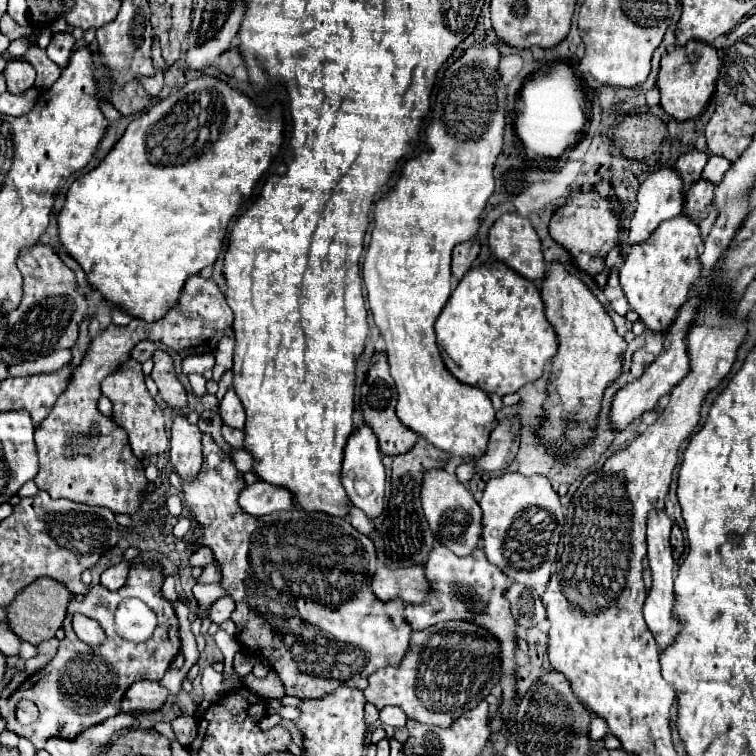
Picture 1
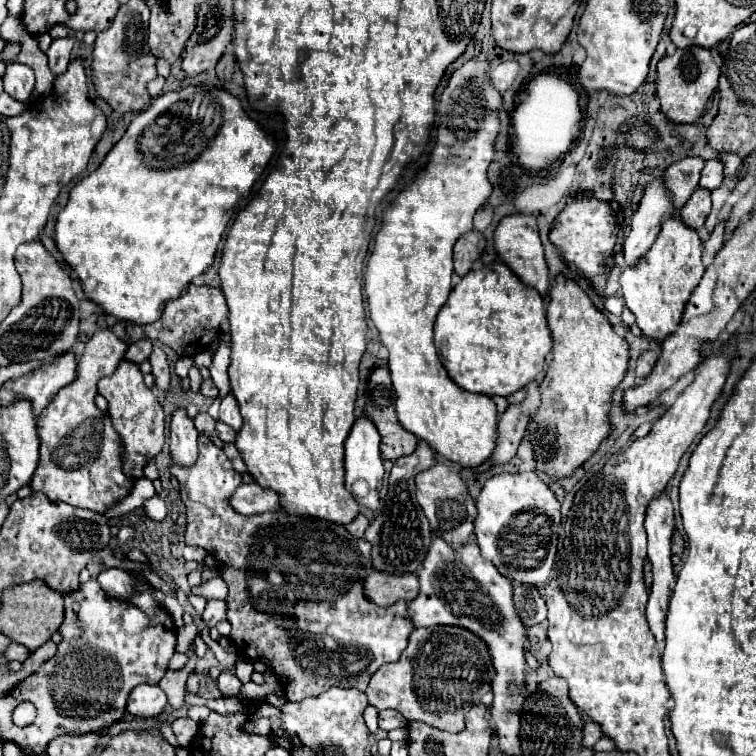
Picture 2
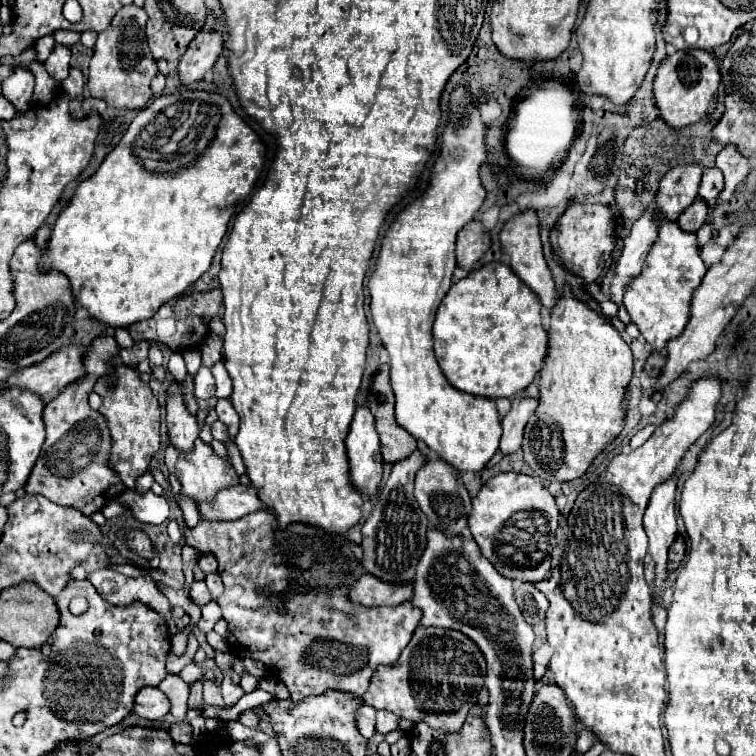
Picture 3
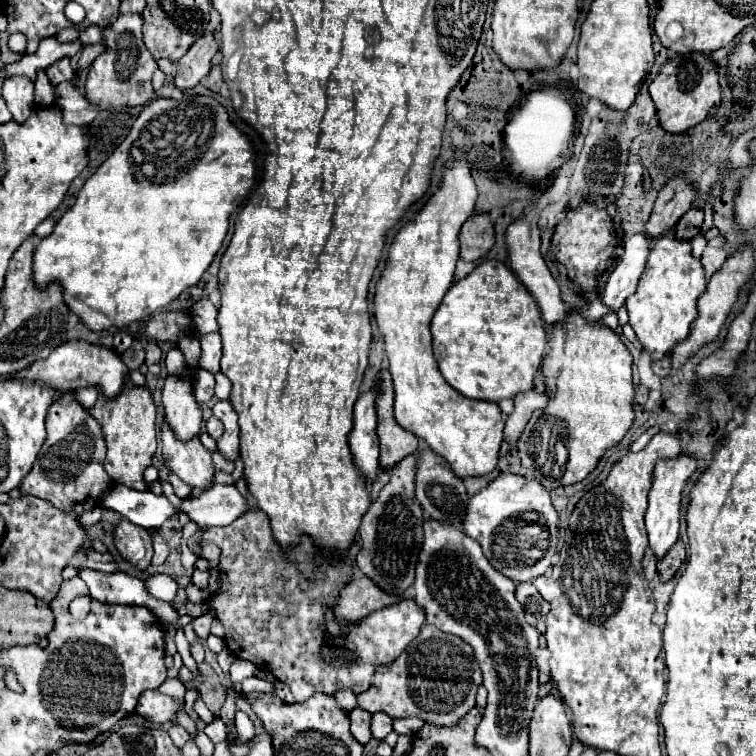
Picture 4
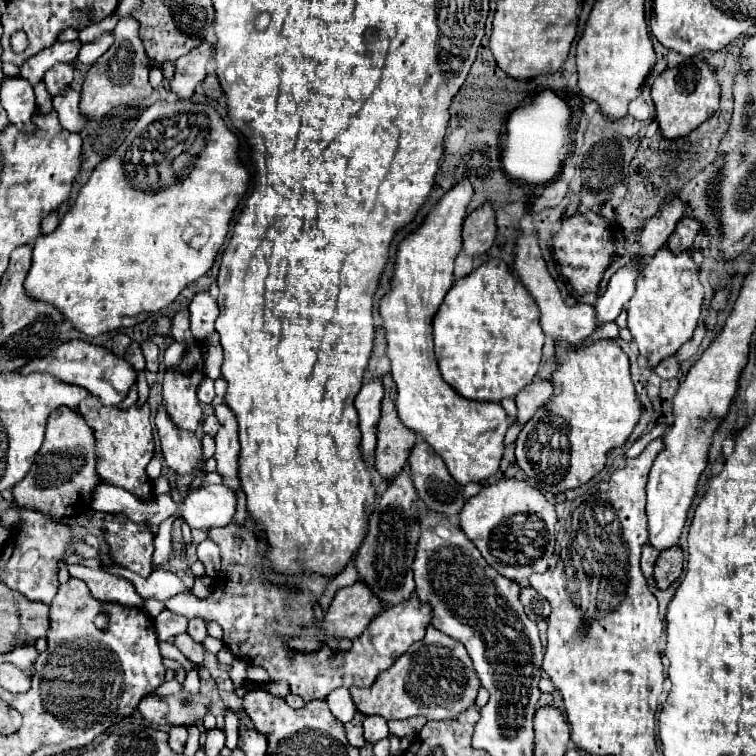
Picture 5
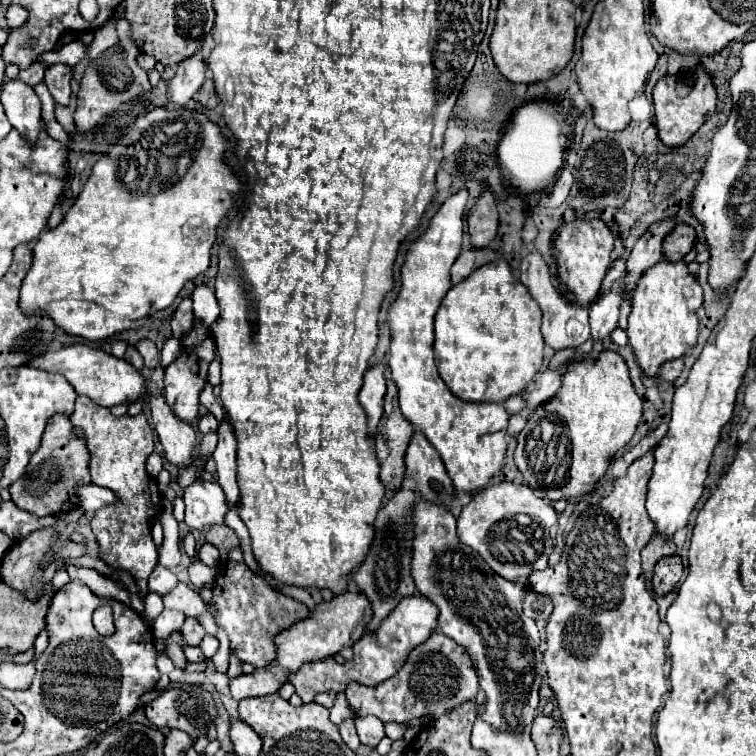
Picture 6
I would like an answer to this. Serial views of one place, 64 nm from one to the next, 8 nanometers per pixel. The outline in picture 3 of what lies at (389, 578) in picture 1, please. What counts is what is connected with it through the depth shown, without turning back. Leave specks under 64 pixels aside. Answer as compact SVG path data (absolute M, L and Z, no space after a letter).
M362 574L348 592L348 600L366 608L372 606L396 606L404 600L412 600L412 584L392 586L376 580L372 574Z

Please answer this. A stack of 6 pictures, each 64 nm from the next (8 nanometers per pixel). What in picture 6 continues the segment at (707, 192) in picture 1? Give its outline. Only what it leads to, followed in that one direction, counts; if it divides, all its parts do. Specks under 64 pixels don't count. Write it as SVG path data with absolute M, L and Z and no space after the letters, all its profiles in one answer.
M678 224L664 238L664 242L662 242L662 254L664 254L664 258L668 262L678 262L684 254L688 254L692 250L694 242L696 242L694 230L690 226L686 226L686 224Z

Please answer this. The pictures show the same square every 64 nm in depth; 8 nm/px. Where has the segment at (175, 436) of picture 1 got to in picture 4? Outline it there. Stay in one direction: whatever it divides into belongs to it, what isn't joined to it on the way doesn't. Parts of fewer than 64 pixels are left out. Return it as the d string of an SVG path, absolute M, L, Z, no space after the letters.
M186 368L182 374L170 374L162 388L166 422L178 440L198 436L202 426L202 410L194 398L194 376L196 368Z

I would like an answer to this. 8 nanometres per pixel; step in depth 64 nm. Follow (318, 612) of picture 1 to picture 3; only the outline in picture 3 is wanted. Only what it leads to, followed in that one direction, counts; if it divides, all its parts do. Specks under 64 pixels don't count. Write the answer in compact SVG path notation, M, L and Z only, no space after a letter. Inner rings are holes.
M200 438L196 440L192 452L180 452L168 442L166 452L164 452L164 462L166 462L166 468L172 474L176 474L178 480L182 482L182 494L194 496L196 500L212 500L212 496L216 496L220 488L238 484L238 474L234 472L234 468L226 464L222 458L218 458L214 450L210 448L210 444L204 444ZM264 510L224 524L208 524L200 520L196 528L186 528L184 534L186 544L196 550L212 552L218 560L224 594L218 596L216 602L228 622L230 652L236 658L262 662L288 686L294 702L324 690L362 696L368 690L376 666L394 664L420 624L422 612L414 608L412 602L402 602L392 608L352 608L352 604L344 600L348 588L352 588L352 584L364 574L360 564L360 556L364 556L362 546L352 544L348 538L334 538L324 530L306 524L290 524L286 530L280 530L276 516L266 514Z

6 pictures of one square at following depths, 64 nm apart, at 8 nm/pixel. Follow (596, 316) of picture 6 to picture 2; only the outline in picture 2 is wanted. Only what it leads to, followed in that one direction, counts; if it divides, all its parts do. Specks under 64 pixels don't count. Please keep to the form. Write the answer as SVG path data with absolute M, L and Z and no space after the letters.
M654 180L644 192L642 202L632 216L632 230L624 240L624 260L628 268L634 266L640 258L644 258L644 254L654 244L662 222L668 220L672 214L674 212L664 182Z

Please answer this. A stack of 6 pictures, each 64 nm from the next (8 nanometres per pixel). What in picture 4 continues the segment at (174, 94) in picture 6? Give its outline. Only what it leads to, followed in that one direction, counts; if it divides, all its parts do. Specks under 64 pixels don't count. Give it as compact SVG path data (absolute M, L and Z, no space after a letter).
M202 36L196 44L176 62L174 86L180 90L190 90L200 84L210 72L210 60L218 52L218 42L214 36Z

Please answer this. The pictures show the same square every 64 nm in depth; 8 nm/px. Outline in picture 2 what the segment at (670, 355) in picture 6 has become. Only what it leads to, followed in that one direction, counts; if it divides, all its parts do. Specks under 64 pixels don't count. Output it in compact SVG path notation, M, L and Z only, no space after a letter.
M668 218L662 230L636 268L628 268L620 276L622 296L628 310L636 316L636 324L644 336L654 342L662 342L676 332L690 292L698 286L702 274L702 240L696 230L688 228L680 218Z

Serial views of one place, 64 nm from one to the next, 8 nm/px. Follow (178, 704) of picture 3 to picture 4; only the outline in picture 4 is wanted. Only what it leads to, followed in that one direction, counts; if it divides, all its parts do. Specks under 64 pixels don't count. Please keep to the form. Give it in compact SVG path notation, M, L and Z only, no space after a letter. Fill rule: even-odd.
M167 678L158 690L172 696L172 698L178 698L178 700L182 700L184 694L186 694L186 686L178 678ZM182 710L180 712L180 716L176 716L176 722L180 724L180 726L184 726L188 732L190 732L190 736L192 736L192 740L196 738L196 734L198 734L198 728L196 728L196 722Z

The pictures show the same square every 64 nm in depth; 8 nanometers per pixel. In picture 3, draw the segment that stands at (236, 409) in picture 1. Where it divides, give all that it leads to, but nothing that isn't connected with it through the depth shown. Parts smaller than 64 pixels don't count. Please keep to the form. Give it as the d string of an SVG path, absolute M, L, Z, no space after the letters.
M218 400L214 410L218 414L218 420L228 426L228 440L234 440L238 426L240 426L240 418L238 418L236 410L232 408L232 402L230 400Z

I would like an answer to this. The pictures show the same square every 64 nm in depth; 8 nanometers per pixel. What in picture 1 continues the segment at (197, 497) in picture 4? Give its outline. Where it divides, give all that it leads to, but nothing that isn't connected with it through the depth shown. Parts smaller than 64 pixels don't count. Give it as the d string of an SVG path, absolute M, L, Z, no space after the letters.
M254 482L252 486L246 486L238 496L238 504L244 512L252 516L264 516L294 508L292 494L288 490L264 482Z

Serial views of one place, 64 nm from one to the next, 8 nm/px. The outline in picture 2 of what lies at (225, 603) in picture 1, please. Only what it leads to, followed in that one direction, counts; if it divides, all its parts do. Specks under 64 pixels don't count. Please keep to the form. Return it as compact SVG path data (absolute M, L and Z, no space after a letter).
M208 600L206 610L202 612L202 620L208 628L214 628L222 618L226 618L226 608L224 600Z

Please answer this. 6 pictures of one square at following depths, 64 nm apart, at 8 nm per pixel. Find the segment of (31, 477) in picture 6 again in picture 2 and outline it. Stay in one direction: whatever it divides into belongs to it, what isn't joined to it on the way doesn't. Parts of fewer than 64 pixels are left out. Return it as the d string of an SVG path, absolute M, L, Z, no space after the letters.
M110 328L98 330L78 362L78 376L72 384L62 388L56 398L38 416L40 434L40 462L30 480L34 492L42 492L52 502L66 502L92 512L106 512L120 500L124 500L134 486L120 470L120 440L106 412L100 412L94 404L96 382L102 376L114 374L122 362L126 344L112 334Z

